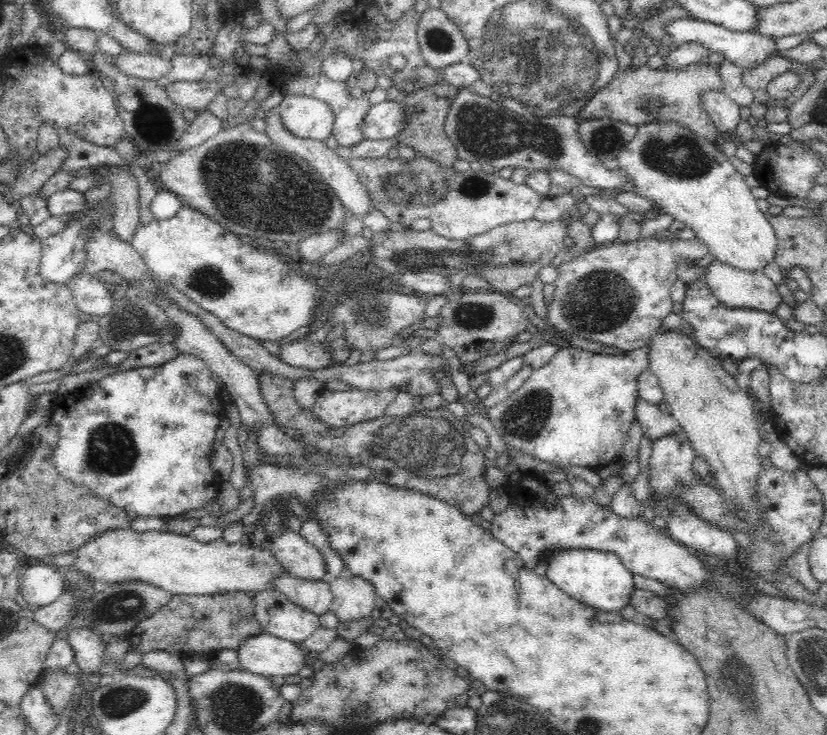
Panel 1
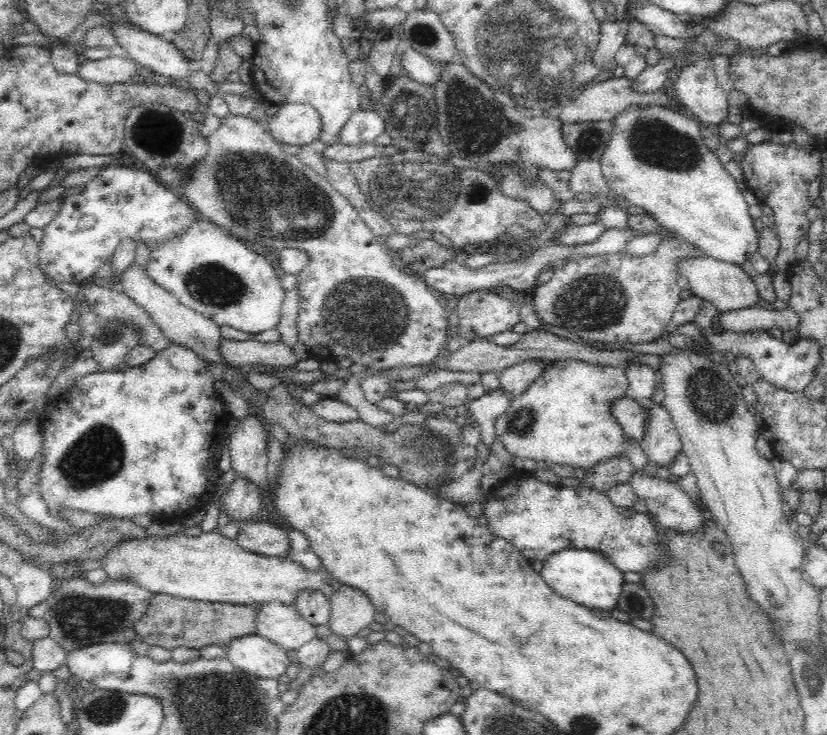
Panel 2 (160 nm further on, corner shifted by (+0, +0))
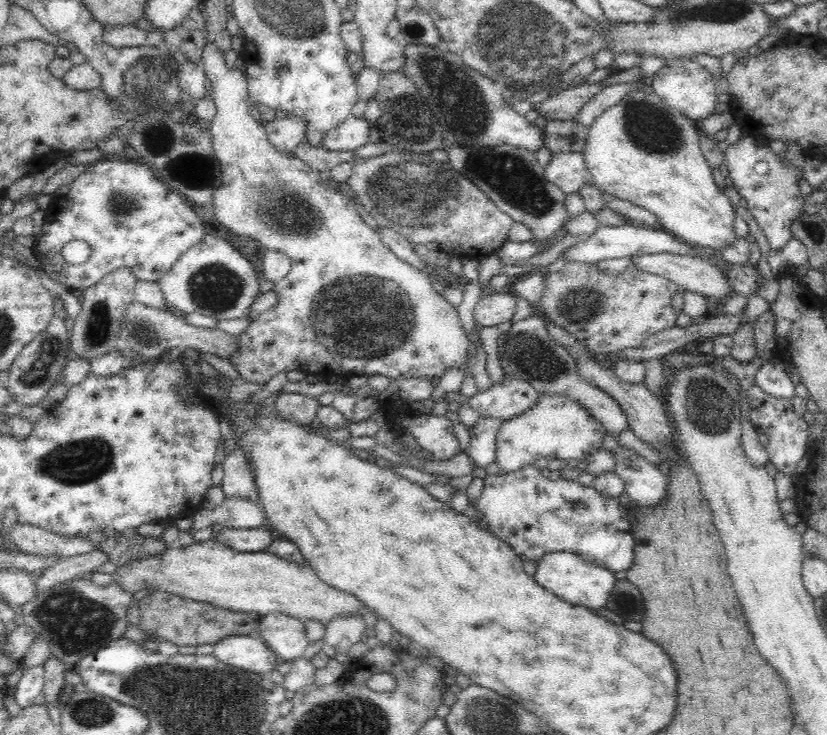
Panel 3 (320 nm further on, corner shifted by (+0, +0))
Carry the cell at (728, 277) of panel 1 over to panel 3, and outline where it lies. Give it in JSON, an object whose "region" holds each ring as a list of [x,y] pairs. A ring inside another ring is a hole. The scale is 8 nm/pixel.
{"region":[[[659,252],[658,254],[643,254],[630,256],[631,264],[642,272],[652,273],[659,277],[664,277],[683,288],[685,291],[705,294],[710,298],[715,298],[719,302],[723,302],[733,292],[728,277],[715,263],[704,261],[700,258],[692,258],[690,256],[680,256],[674,253]]]}

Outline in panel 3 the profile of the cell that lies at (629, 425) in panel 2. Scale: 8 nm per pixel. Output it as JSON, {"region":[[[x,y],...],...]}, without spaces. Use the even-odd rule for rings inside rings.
{"region":[[[531,314],[512,324],[507,332],[499,331],[496,356],[506,375],[527,382],[539,395],[566,396],[575,404],[579,404],[584,411],[588,411],[612,437],[617,438],[627,427],[627,417],[620,406],[606,392],[581,380],[577,365],[568,350],[556,344],[550,337],[544,317]]]}

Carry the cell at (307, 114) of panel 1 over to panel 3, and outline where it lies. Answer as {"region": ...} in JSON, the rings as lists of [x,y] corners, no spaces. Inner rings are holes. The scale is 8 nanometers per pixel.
{"region":[[[289,115],[286,118],[275,119],[267,126],[267,139],[281,154],[292,152],[302,140],[307,138],[306,121],[300,117]]]}

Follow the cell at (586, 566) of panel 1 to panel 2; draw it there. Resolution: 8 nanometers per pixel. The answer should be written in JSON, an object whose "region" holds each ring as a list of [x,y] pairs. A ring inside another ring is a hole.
{"region":[[[564,549],[542,560],[541,577],[552,590],[582,606],[610,611],[616,608],[625,580],[623,572],[604,555],[588,549]]]}

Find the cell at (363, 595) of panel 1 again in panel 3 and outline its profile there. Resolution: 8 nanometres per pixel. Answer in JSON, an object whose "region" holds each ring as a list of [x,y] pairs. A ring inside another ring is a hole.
{"region":[[[340,615],[334,617],[325,626],[325,638],[324,643],[333,647],[336,653],[347,653],[352,646],[357,644],[362,636],[365,634],[366,623],[364,623],[364,617],[362,615]]]}

